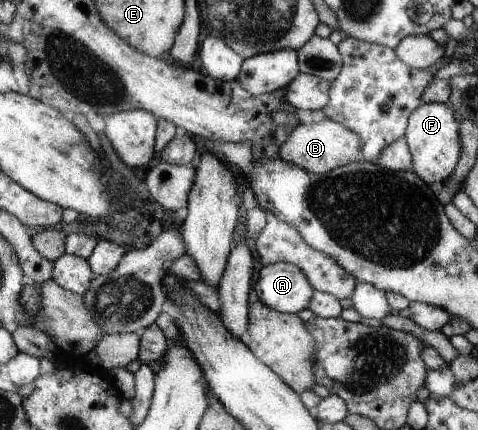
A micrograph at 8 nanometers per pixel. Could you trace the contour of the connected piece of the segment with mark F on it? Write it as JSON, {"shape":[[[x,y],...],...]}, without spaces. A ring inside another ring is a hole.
{"shape":[[[422,103],[412,112],[408,129],[403,140],[409,144],[413,161],[412,171],[426,184],[449,181],[460,164],[460,142],[458,140],[458,122],[452,108],[439,103]]]}

